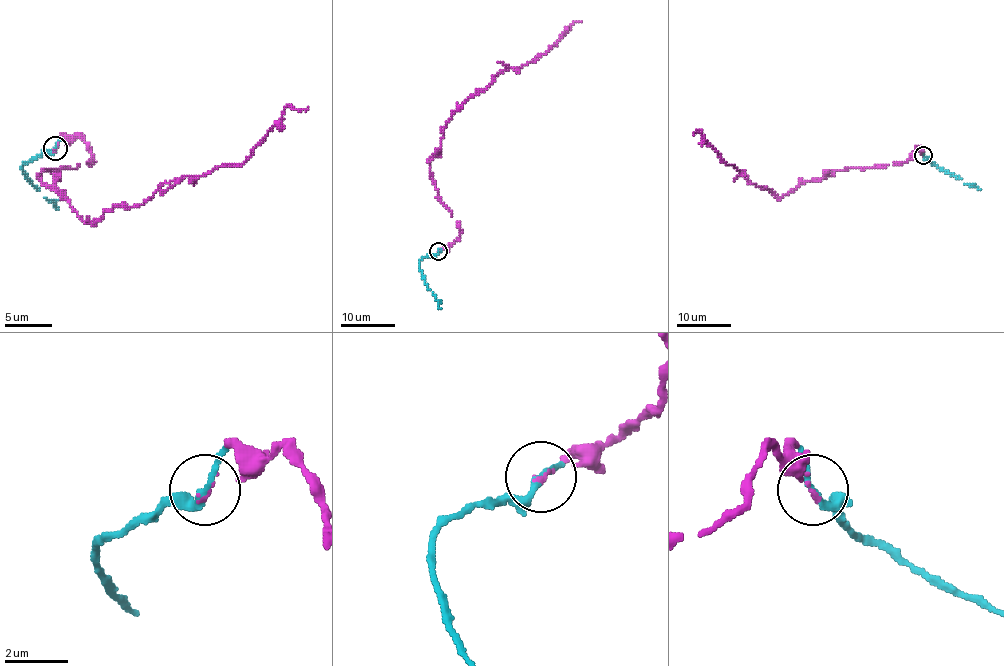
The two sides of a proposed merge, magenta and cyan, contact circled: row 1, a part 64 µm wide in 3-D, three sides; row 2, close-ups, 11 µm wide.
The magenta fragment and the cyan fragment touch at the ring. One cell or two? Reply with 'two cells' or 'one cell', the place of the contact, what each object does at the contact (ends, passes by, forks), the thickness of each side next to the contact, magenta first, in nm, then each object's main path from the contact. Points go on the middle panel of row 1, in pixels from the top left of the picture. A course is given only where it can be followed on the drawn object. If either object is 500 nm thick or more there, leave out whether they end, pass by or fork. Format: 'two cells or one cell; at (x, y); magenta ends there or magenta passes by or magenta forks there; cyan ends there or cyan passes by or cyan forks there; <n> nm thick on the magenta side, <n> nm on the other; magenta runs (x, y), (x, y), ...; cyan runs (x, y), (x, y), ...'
one cell; at (438, 251); magenta ends there; cyan passes by; 90 nm thick on the magenta side, 200 nm on the other; magenta runs (439, 251), (460, 230), (429, 163), (443, 129), (501, 71), (544, 55), (582, 21); cyan runs (439, 251), (425, 256), (420, 262), (420, 268), (440, 309)

